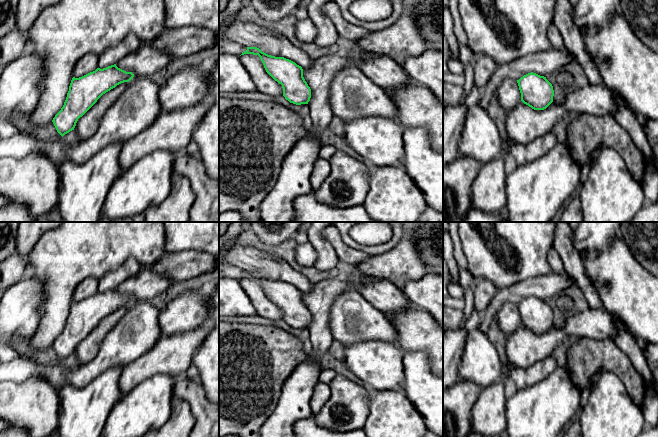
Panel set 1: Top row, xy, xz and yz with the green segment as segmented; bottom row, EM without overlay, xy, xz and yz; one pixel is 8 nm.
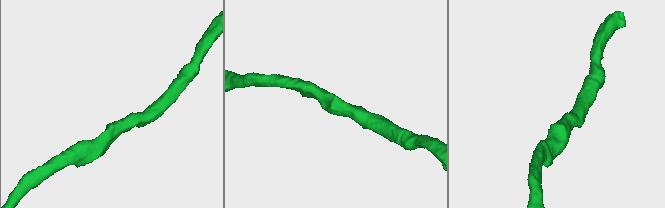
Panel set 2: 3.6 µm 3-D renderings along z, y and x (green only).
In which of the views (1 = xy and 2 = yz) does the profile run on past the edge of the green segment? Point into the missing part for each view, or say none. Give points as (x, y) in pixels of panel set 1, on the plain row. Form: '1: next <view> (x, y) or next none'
1: next none
2: next none

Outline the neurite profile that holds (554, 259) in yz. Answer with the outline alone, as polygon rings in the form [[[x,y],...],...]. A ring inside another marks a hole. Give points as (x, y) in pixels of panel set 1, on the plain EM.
[[[554,247],[550,248],[550,250],[548,251],[547,259],[553,272],[555,273],[565,272],[562,258]]]

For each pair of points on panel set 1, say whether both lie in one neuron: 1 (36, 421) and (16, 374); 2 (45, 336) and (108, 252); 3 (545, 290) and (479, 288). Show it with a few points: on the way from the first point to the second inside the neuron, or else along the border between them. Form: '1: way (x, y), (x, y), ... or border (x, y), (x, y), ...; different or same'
1: border (43, 377), (31, 376), (22, 382), (10, 382); different
2: way (53, 312), (58, 291), (84, 265); same
3: border (497, 290), (494, 298), (484, 310); different

